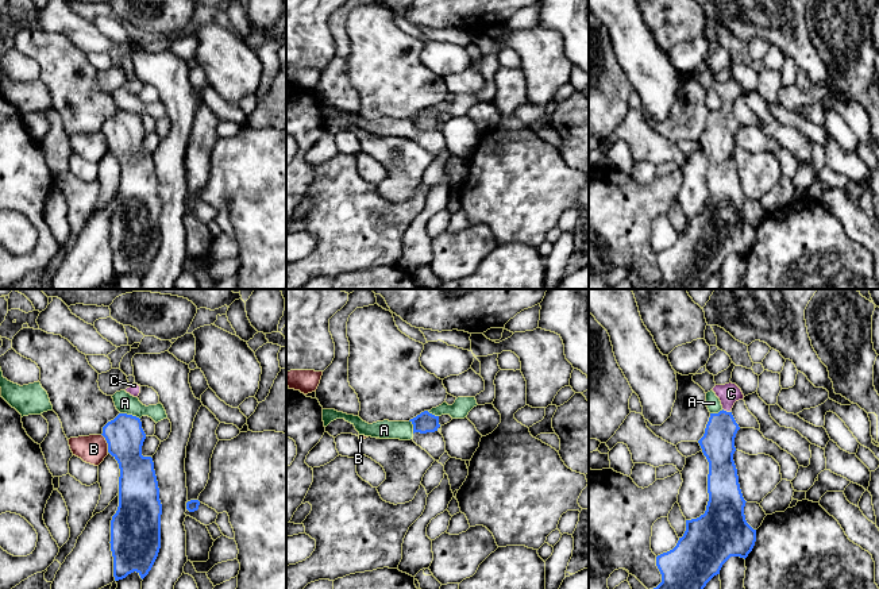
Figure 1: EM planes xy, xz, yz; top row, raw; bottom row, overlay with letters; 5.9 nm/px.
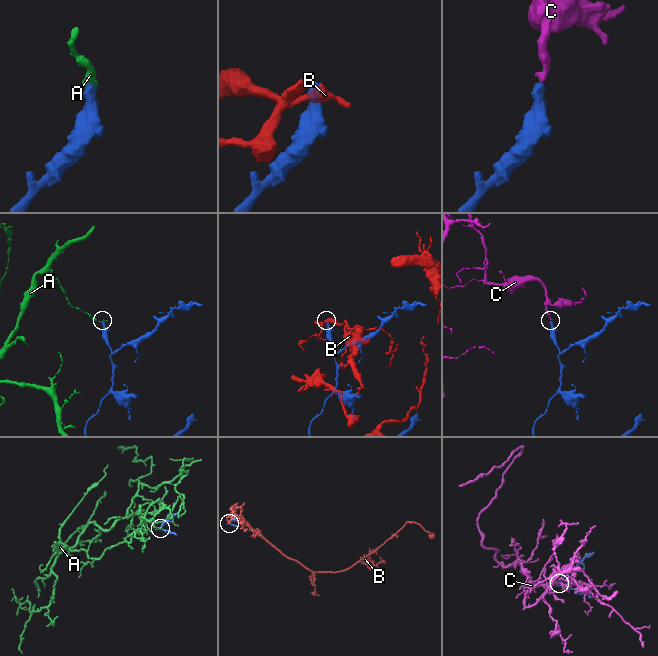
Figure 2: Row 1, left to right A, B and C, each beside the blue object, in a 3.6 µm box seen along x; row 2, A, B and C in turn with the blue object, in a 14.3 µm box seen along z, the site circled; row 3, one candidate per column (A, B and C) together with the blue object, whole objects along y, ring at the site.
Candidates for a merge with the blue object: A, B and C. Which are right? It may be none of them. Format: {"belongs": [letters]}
{"belongs": ["C"]}

